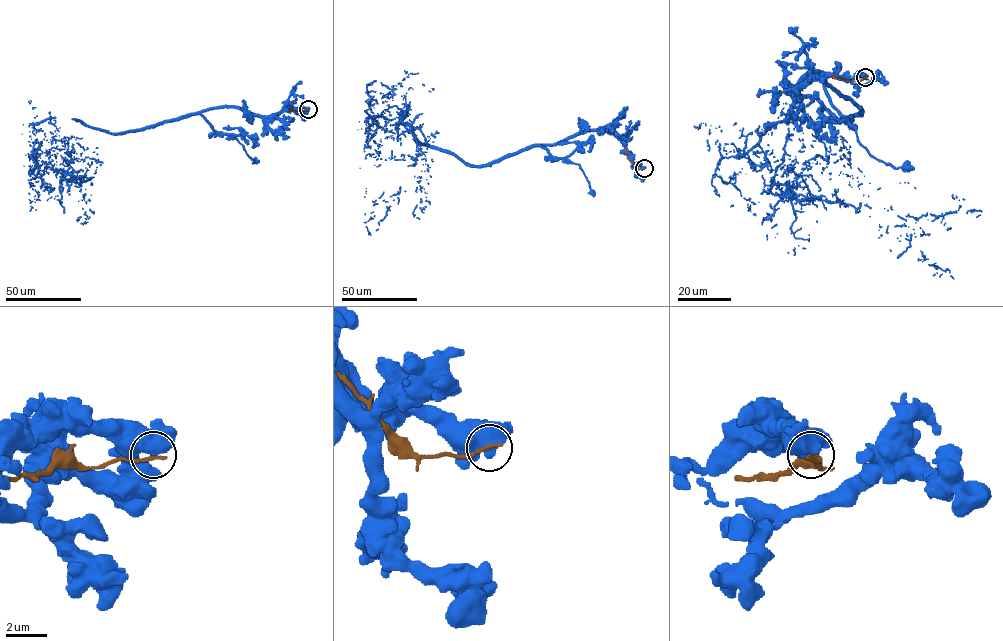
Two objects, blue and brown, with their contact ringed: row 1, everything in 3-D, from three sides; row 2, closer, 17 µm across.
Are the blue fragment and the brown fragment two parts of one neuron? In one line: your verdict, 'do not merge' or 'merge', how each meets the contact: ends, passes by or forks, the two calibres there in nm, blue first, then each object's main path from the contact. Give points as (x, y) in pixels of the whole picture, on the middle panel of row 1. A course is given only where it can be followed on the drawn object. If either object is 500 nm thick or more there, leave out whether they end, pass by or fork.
do not merge; 850 nm thick on the blue side, 190 nm on the other; blue runs (644, 168), (603, 130), (475, 165), (366, 117), (408, 124), (422, 152), (421, 191), (390, 196), (369, 232); brown runs (644, 168), (638, 169), (629, 160), (626, 148)

